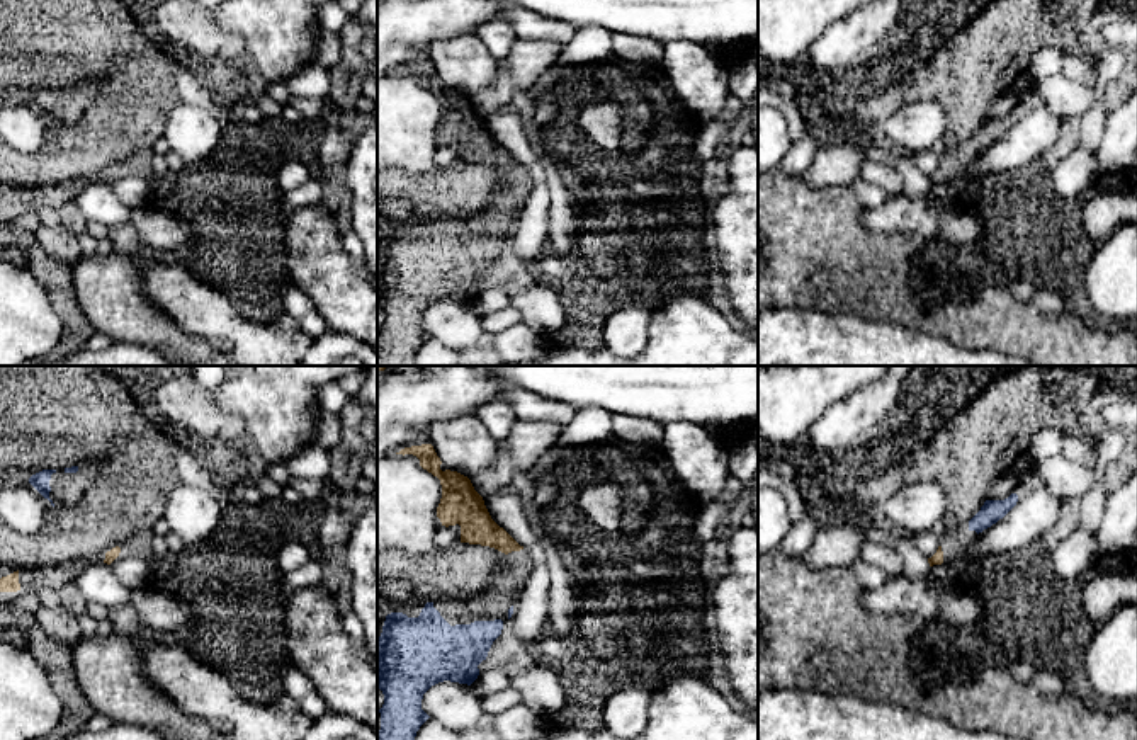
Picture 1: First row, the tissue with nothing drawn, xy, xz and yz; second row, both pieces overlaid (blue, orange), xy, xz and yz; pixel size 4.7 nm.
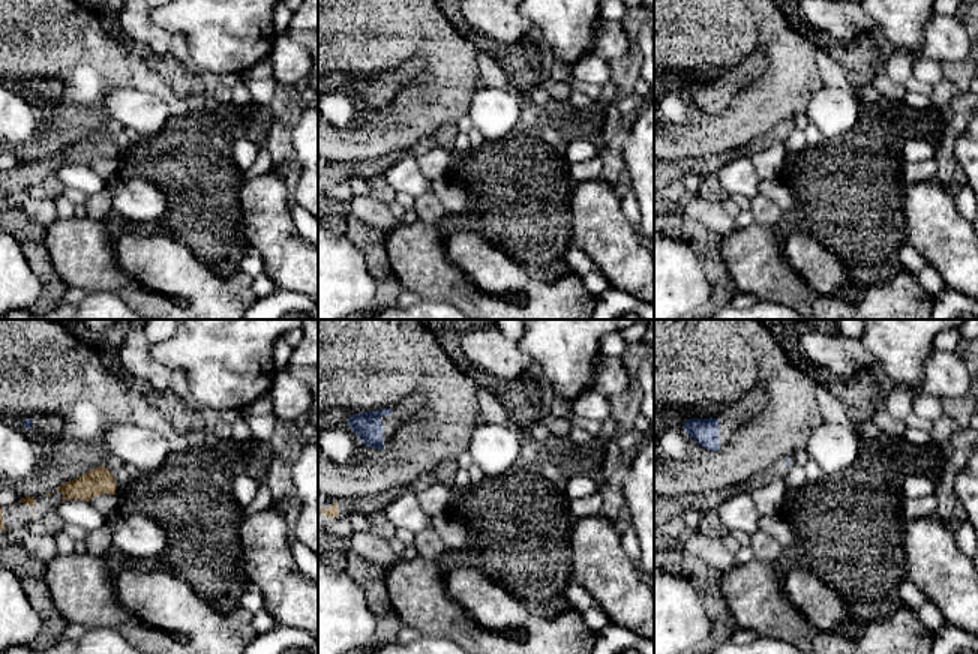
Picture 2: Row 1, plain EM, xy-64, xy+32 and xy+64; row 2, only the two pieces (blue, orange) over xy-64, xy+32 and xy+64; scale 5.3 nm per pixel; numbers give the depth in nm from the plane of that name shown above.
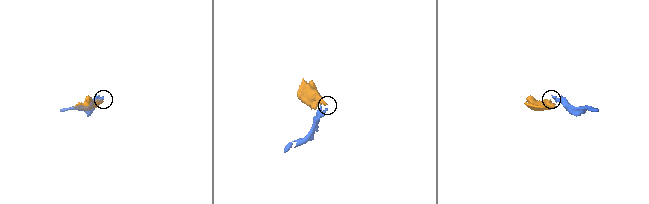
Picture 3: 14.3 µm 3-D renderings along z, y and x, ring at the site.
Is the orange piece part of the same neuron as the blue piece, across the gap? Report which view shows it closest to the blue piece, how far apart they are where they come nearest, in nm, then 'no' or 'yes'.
view yz; gap 160 nm; yes

